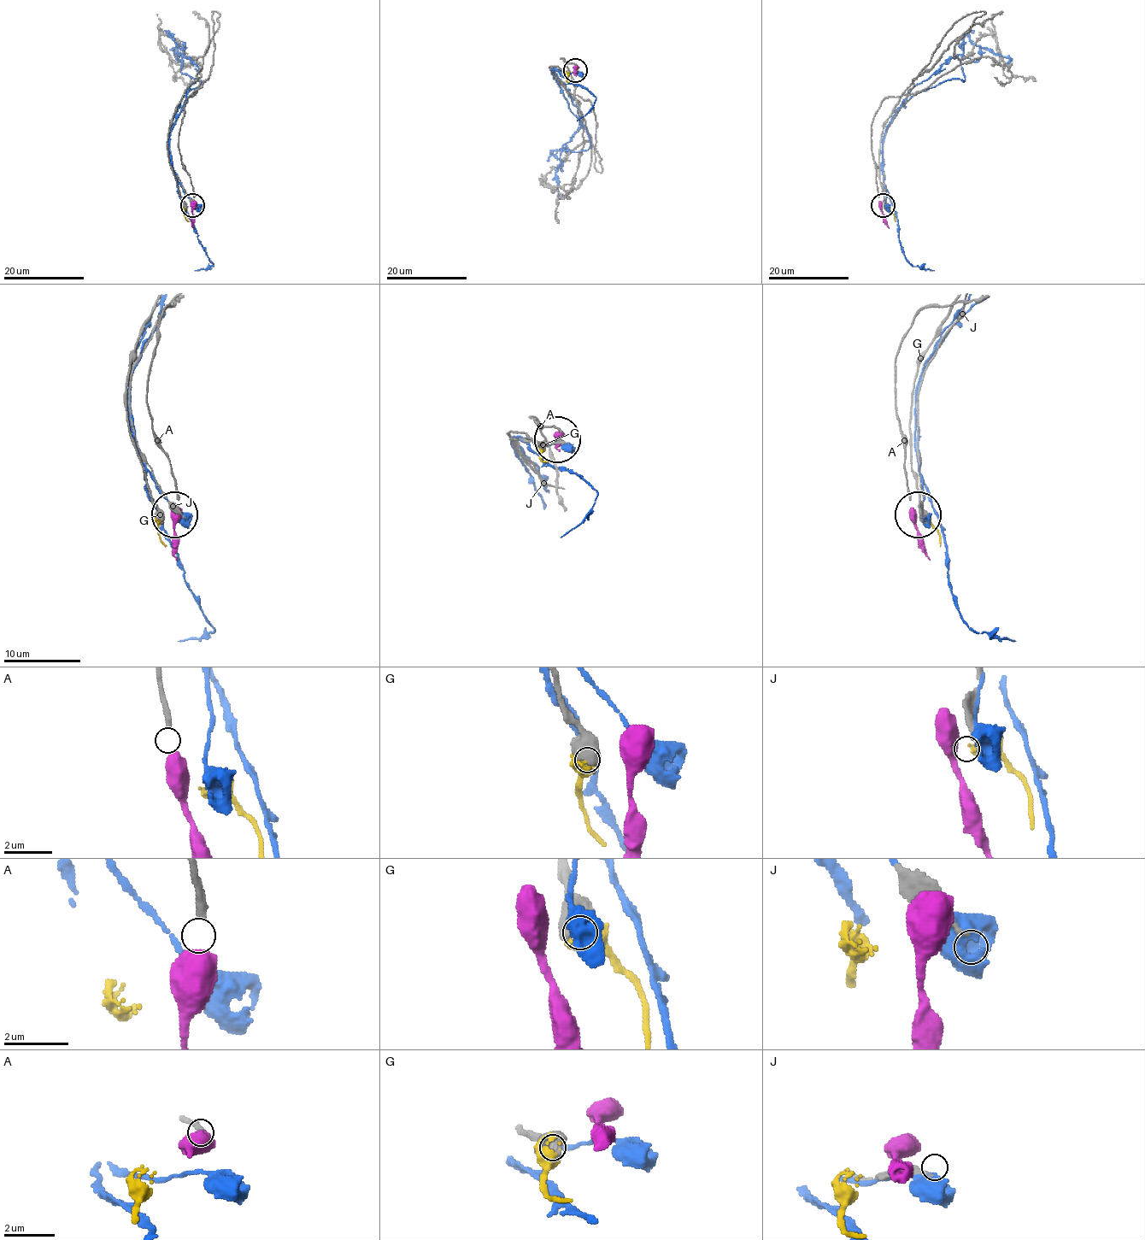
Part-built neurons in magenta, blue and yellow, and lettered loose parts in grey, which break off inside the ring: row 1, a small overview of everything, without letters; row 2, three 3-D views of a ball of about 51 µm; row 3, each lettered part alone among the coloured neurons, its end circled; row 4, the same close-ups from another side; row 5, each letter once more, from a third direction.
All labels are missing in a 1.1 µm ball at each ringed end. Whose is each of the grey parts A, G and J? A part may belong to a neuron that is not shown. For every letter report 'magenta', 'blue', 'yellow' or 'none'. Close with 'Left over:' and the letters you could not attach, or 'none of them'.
A: magenta
G: yellow
J: none
Left over: J

